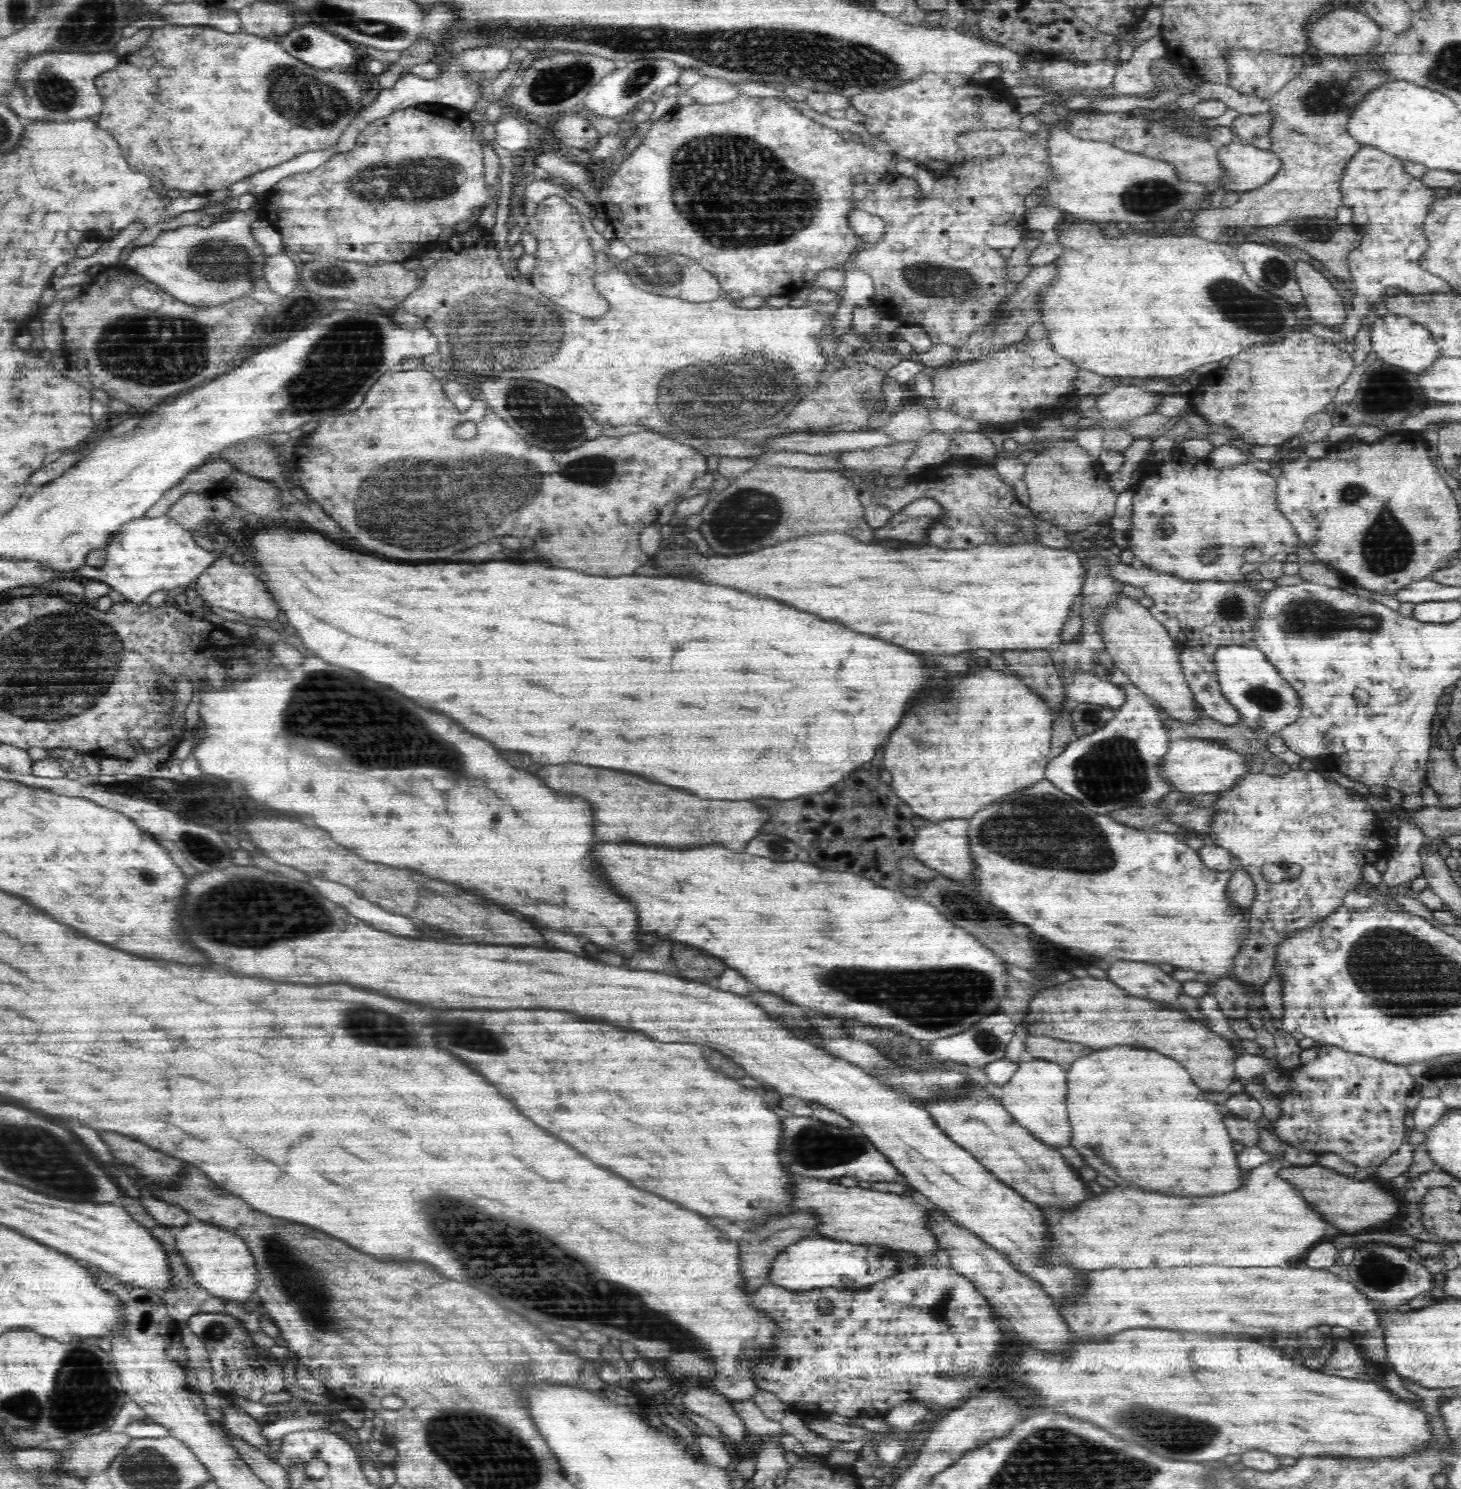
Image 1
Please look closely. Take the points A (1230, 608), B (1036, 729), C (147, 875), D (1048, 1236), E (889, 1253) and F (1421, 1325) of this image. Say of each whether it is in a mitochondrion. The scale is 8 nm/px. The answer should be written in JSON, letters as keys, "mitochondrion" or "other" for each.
{"A":"mitochondrion","B":"other","C":"mitochondrion","D":"other","E":"other","F":"other"}

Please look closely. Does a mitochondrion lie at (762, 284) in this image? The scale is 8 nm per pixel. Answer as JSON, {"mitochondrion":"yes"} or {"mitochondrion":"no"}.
{"mitochondrion":"no"}

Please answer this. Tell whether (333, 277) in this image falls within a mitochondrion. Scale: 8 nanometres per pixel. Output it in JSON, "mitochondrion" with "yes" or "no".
{"mitochondrion":"yes"}

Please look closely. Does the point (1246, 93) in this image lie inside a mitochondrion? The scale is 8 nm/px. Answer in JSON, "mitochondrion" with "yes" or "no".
{"mitochondrion":"no"}

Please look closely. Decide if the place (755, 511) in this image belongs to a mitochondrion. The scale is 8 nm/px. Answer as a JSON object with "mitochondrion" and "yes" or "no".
{"mitochondrion":"yes"}

